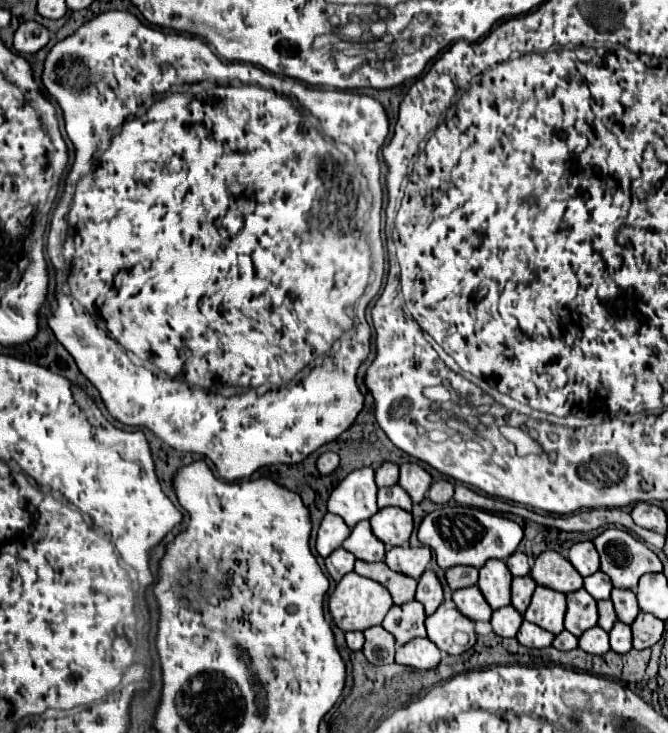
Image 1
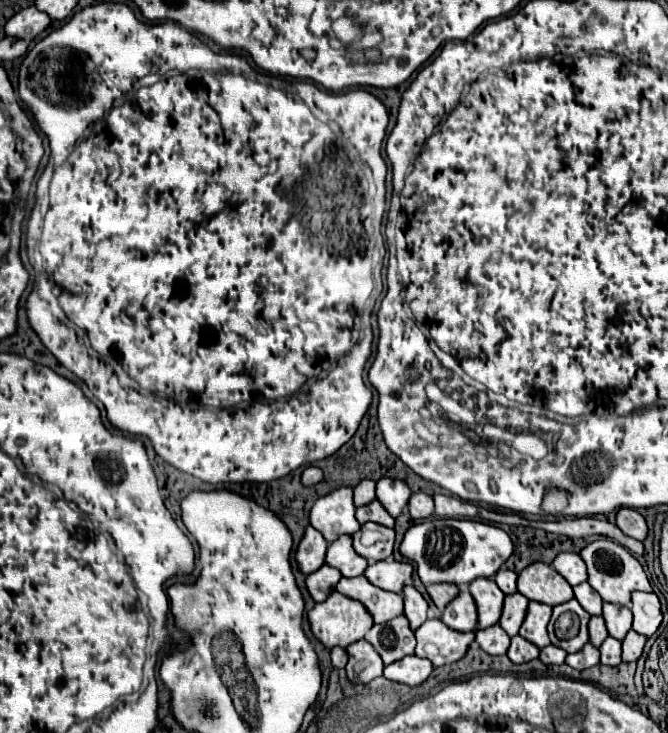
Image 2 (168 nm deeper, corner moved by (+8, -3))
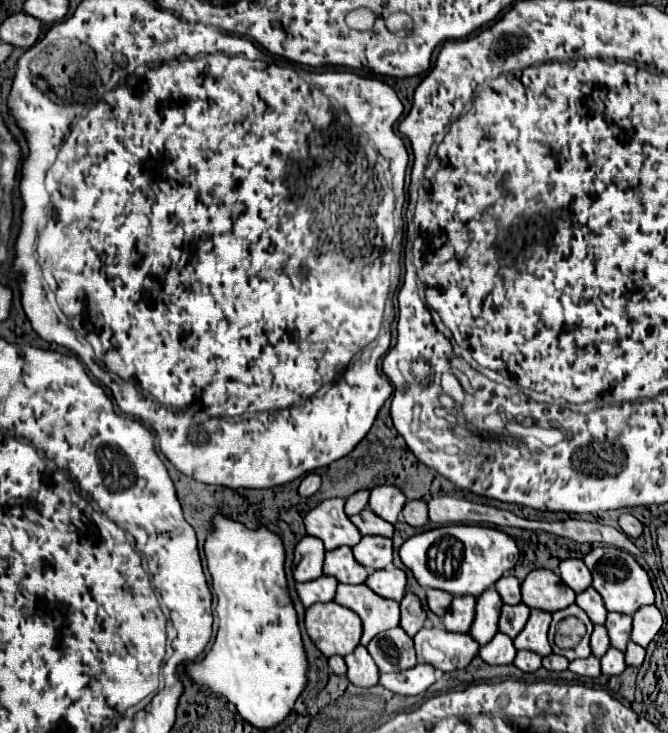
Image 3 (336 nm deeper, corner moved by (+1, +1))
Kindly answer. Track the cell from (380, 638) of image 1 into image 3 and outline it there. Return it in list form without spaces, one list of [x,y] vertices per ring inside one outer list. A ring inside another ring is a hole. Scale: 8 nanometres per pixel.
[[[357,646],[349,656],[345,656],[347,662],[347,678],[361,688],[375,686],[379,682],[379,668],[375,666],[375,660],[371,658],[369,650],[365,646]]]

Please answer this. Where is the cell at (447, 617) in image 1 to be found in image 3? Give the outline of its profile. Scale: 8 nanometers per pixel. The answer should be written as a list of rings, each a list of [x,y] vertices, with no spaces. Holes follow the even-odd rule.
[[[423,628],[413,640],[417,662],[429,662],[443,672],[465,668],[479,650],[471,634],[449,632],[445,628]]]

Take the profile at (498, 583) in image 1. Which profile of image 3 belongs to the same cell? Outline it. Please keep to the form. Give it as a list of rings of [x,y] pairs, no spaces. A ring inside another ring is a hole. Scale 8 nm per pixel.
[[[495,588],[485,590],[477,598],[477,614],[469,632],[479,644],[487,644],[497,634],[501,606],[503,606],[503,600],[499,598],[499,592]]]

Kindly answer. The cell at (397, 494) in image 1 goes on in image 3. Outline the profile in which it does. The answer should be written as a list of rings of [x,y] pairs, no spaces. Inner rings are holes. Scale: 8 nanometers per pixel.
[[[365,508],[365,510],[361,510],[359,514],[355,514],[353,518],[351,518],[351,522],[355,522],[355,526],[359,528],[359,532],[363,534],[363,536],[367,536],[367,534],[383,534],[383,536],[393,536],[393,532],[395,532],[395,528],[393,528],[393,524],[389,524],[387,520],[383,520],[383,518],[379,518],[373,510],[369,510],[369,508]]]

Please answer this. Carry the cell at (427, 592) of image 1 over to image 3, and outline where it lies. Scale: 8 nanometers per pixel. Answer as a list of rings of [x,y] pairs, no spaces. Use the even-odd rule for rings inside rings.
[[[407,592],[405,598],[401,600],[401,626],[403,626],[403,630],[407,630],[409,636],[415,636],[423,628],[425,620],[427,620],[427,610],[423,608],[421,600],[413,592]]]

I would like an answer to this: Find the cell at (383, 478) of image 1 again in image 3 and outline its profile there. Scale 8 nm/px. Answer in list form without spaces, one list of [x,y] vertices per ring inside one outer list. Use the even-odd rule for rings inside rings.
[[[357,490],[355,494],[351,494],[349,498],[347,498],[347,506],[345,506],[345,510],[347,510],[347,514],[349,516],[353,516],[353,514],[359,514],[365,506],[367,506],[367,502],[369,502],[369,490]]]

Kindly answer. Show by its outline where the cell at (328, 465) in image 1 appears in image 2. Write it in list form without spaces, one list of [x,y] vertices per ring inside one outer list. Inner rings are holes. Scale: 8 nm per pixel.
[[[308,466],[304,472],[302,472],[302,484],[304,486],[314,486],[322,480],[322,470],[316,468],[316,466]]]

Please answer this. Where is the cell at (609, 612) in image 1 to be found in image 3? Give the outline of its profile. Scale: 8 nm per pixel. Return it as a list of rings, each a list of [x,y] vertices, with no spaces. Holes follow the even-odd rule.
[[[597,624],[591,634],[591,650],[597,658],[601,658],[609,650],[609,634],[607,634],[605,626],[601,626],[601,624]]]

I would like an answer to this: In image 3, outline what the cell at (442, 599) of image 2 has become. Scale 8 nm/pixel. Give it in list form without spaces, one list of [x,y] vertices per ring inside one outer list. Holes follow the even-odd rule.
[[[435,588],[427,590],[429,610],[433,610],[437,616],[443,616],[447,612],[447,606],[451,606],[451,600],[453,600],[453,596],[447,594],[445,590],[435,590]]]

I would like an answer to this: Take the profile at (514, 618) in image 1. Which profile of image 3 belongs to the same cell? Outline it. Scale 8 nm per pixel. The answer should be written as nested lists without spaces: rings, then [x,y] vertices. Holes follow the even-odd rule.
[[[497,632],[495,638],[487,644],[483,644],[479,648],[479,656],[487,662],[487,664],[509,664],[515,658],[515,646],[513,640],[507,634]]]

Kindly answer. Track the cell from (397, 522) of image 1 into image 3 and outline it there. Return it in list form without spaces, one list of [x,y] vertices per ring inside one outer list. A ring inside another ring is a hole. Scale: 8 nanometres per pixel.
[[[363,536],[359,544],[353,546],[353,556],[359,564],[379,570],[391,568],[393,564],[393,540],[383,536]]]

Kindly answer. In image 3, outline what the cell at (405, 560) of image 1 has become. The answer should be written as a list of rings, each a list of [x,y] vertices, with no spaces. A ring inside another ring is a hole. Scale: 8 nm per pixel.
[[[391,568],[391,570],[375,570],[365,584],[379,596],[383,598],[393,598],[393,600],[403,600],[405,596],[405,584],[407,584],[407,574],[401,568]]]

